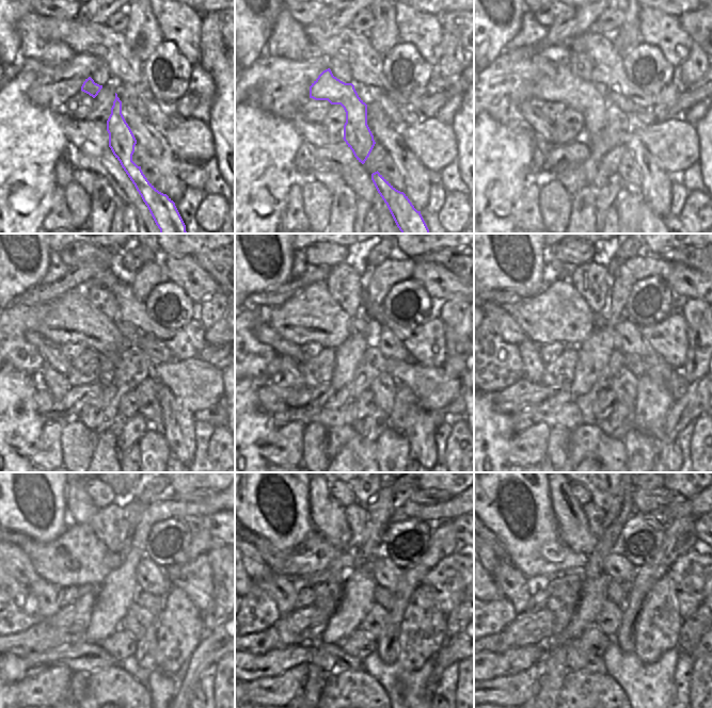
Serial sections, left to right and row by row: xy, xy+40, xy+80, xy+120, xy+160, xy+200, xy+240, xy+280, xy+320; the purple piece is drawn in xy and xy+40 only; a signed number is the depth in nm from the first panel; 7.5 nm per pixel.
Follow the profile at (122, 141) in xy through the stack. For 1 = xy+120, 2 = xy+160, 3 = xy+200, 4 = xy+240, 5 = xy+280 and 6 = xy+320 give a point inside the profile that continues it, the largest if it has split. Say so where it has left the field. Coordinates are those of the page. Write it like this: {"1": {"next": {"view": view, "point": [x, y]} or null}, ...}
{"1": {"next": {"view": "xy+120", "point": [70, 318]}}, "2": {"next": {"view": "xy+160", "point": [312, 316]}}, "3": {"next": {"view": "xy+200", "point": [557, 315]}}, "4": {"next": {"view": "xy+240", "point": [77, 558]}}, "5": {"next": {"view": "xy+280", "point": [314, 554]}}, "6": {"next": {"view": "xy+320", "point": [495, 544]}}}

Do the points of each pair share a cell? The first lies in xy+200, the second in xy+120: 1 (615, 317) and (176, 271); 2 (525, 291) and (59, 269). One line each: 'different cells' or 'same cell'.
1: different cells
2: different cells

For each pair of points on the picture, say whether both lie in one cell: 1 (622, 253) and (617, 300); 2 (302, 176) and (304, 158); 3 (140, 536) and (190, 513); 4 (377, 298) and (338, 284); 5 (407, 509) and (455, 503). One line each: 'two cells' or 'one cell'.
1: two cells
2: one cell
3: one cell
4: two cells
5: one cell

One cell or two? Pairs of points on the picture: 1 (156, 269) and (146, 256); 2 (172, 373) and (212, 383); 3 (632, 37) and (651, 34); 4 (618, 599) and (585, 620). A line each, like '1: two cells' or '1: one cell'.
1: two cells
2: one cell
3: two cells
4: two cells

